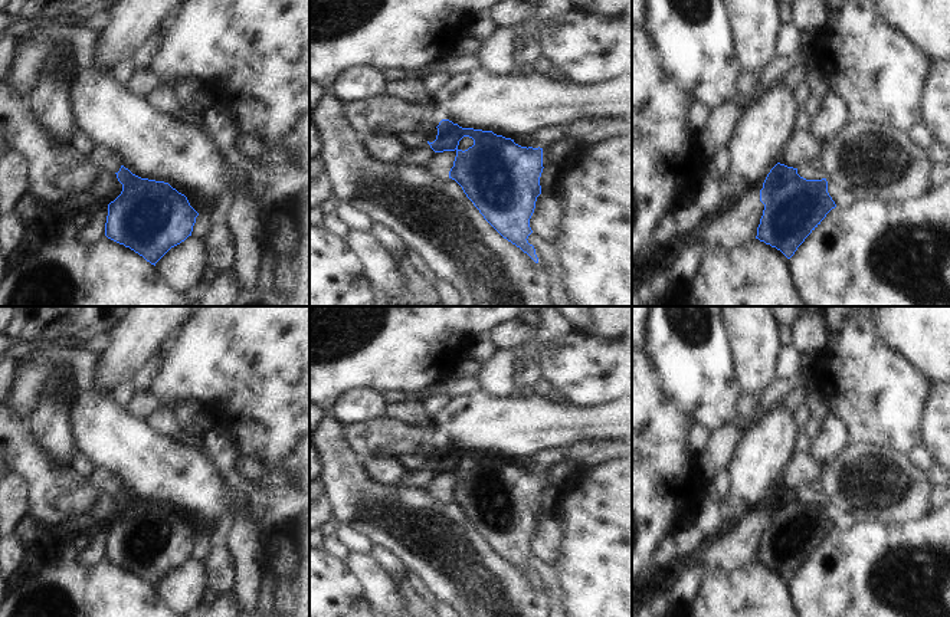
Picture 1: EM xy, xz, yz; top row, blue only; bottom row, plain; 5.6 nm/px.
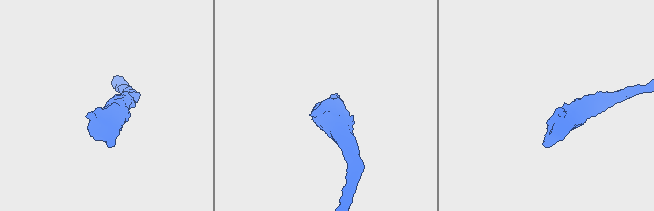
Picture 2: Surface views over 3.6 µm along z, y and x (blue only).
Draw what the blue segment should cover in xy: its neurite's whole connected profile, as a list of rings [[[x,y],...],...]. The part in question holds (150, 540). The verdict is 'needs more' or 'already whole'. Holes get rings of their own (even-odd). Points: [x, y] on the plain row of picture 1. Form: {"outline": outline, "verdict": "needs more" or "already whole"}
{"outline": [[[121,488],[121,516],[108,526],[105,558],[155,585],[191,558],[199,535],[168,505],[141,501]]], "verdict": "already whole"}

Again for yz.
{"outline": [[[777,485],[767,496],[760,524],[764,526],[763,538],[757,549],[760,564],[780,572],[790,581],[805,561],[820,547],[826,536],[836,529],[828,515],[828,503],[806,502],[797,496],[797,490]]], "verdict": "already whole"}

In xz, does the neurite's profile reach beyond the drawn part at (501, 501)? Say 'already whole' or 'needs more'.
already whole

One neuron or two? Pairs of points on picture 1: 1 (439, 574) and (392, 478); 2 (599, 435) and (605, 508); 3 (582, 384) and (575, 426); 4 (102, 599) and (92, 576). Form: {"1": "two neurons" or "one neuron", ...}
{"1": "two neurons", "2": "two neurons", "3": "two neurons", "4": "one neuron"}

